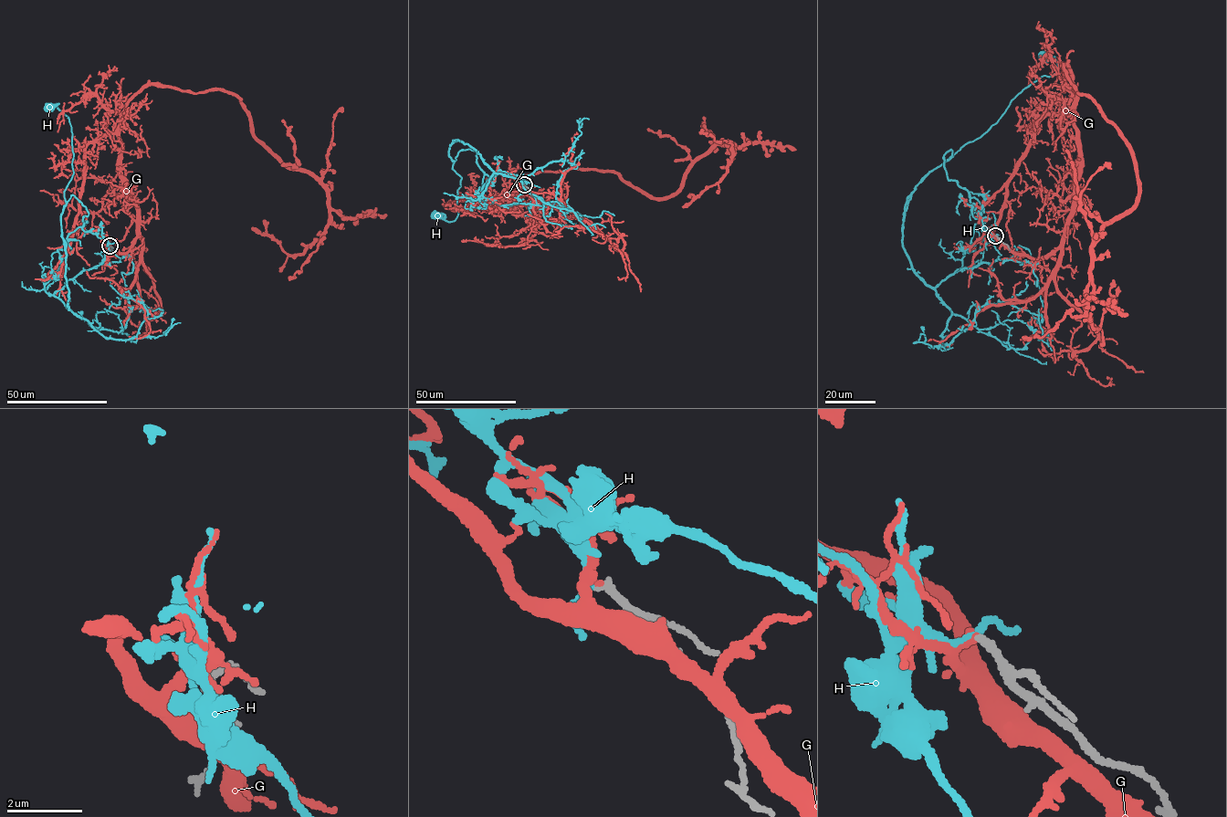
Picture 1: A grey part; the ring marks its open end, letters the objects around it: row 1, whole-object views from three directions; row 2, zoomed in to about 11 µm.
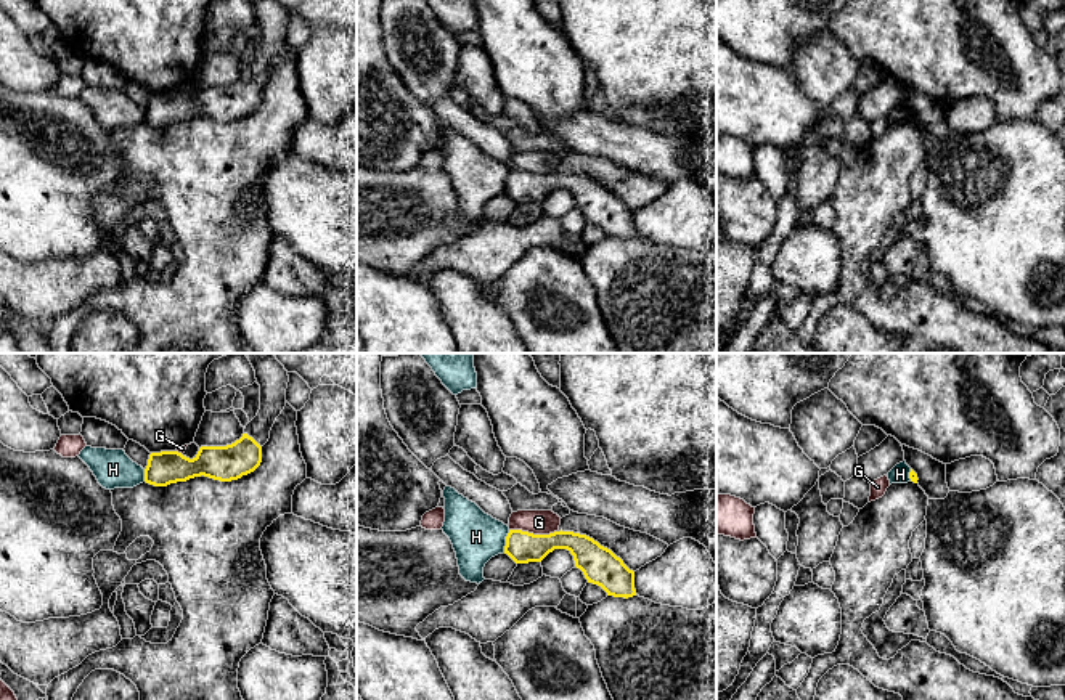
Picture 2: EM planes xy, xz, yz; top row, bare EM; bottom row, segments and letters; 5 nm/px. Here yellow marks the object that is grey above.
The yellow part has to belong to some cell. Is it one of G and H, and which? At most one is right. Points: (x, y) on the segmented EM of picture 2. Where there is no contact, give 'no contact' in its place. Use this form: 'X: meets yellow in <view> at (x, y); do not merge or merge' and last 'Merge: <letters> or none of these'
G: meets yellow in xz at (532, 533); do not merge
H: meets yellow in xz at (506, 541); do not merge
Merge: none of these

